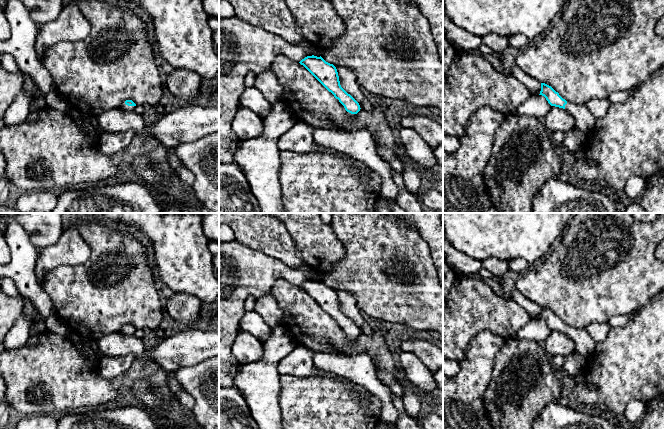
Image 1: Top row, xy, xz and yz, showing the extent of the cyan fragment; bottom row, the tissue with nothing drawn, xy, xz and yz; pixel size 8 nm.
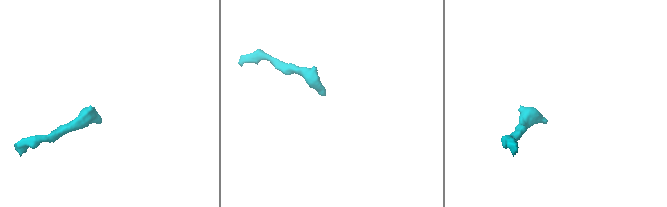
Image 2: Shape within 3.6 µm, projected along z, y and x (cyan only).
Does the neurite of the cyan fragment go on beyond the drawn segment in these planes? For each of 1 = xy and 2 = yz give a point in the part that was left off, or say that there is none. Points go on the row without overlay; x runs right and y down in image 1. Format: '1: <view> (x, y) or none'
1: xy (123, 330)
2: yz (584, 344)

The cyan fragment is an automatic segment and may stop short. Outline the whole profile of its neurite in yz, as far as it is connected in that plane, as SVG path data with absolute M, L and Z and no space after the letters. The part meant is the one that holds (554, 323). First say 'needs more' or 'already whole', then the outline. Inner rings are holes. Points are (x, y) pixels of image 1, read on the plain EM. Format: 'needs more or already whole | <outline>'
needs more | M541 307L540 318L546 322L551 330L565 333L575 343L575 351L585 359L591 357L595 351L595 342L589 336L585 328L567 326L551 310Z

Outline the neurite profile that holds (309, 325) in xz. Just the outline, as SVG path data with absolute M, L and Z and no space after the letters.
M278 279L269 293L282 310L281 325L291 334L296 345L308 347L316 353L343 357L366 353L376 372L391 374L400 382L393 355L379 332L362 332L355 342L351 342L339 324L299 286Z

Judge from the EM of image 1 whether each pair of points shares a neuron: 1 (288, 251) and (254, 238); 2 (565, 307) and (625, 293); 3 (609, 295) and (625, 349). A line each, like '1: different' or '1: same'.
1: same
2: same
3: different

